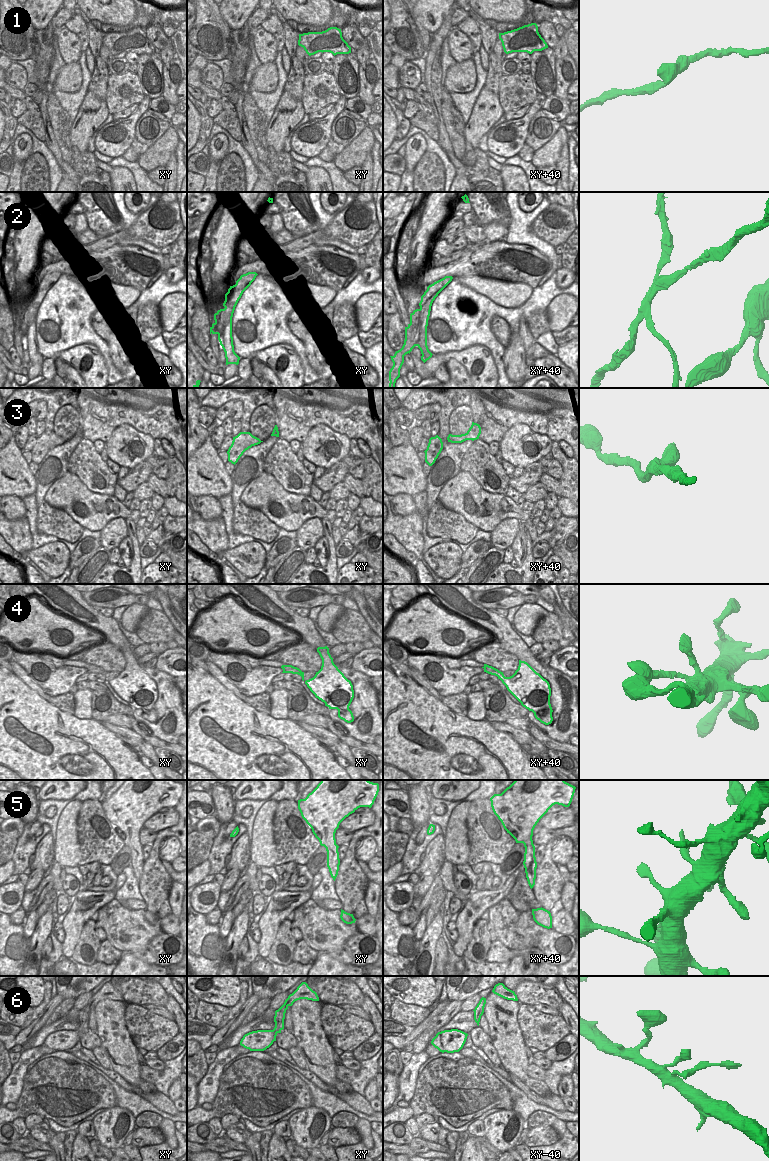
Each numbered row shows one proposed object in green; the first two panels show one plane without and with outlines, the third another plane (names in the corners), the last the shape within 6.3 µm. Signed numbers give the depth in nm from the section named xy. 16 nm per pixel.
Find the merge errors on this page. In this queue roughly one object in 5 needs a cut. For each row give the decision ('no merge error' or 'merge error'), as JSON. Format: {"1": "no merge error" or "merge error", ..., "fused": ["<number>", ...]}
{"1": "no merge error", "2": "merge error", "3": "no merge error", "4": "no merge error", "5": "no merge error", "6": "no merge error", "fused": ["2"]}

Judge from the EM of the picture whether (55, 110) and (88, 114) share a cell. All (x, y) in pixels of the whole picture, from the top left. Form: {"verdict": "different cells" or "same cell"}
{"verdict": "different cells"}

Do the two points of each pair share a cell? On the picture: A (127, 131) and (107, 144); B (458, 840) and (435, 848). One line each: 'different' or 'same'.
A: same
B: different

